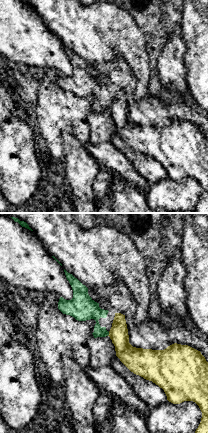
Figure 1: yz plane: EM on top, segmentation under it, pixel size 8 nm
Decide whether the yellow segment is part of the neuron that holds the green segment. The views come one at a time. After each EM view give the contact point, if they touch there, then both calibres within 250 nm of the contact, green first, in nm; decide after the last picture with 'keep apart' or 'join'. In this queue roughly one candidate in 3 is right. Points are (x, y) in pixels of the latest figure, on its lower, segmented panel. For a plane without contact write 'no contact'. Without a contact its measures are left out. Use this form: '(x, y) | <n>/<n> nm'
(108, 334) | 150/170 nm

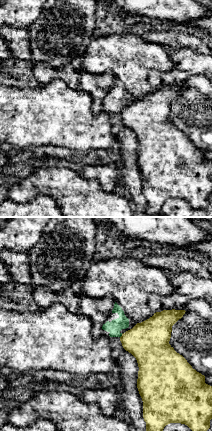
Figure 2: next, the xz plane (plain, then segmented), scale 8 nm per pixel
(121, 335) | 110/320 nm

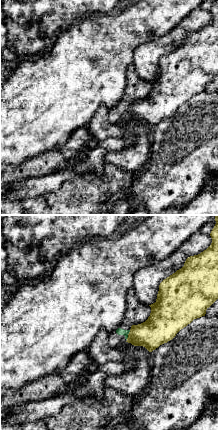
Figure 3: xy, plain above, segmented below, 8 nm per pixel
(127, 335) | 60/240 nm

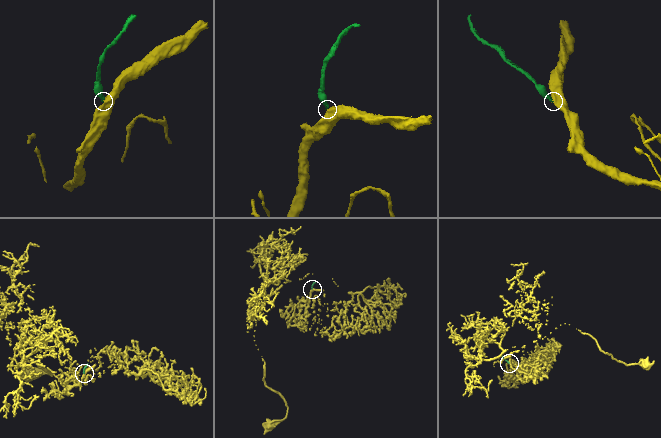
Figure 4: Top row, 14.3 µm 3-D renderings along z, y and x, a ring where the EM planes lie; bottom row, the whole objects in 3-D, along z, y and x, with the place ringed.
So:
keep apart

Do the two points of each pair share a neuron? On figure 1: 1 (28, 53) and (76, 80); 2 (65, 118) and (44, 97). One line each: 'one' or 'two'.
1: two
2: one

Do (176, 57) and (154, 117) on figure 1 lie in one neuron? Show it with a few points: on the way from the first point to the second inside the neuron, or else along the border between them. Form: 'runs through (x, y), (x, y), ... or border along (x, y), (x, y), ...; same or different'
border along (164, 91), (184, 100); different

